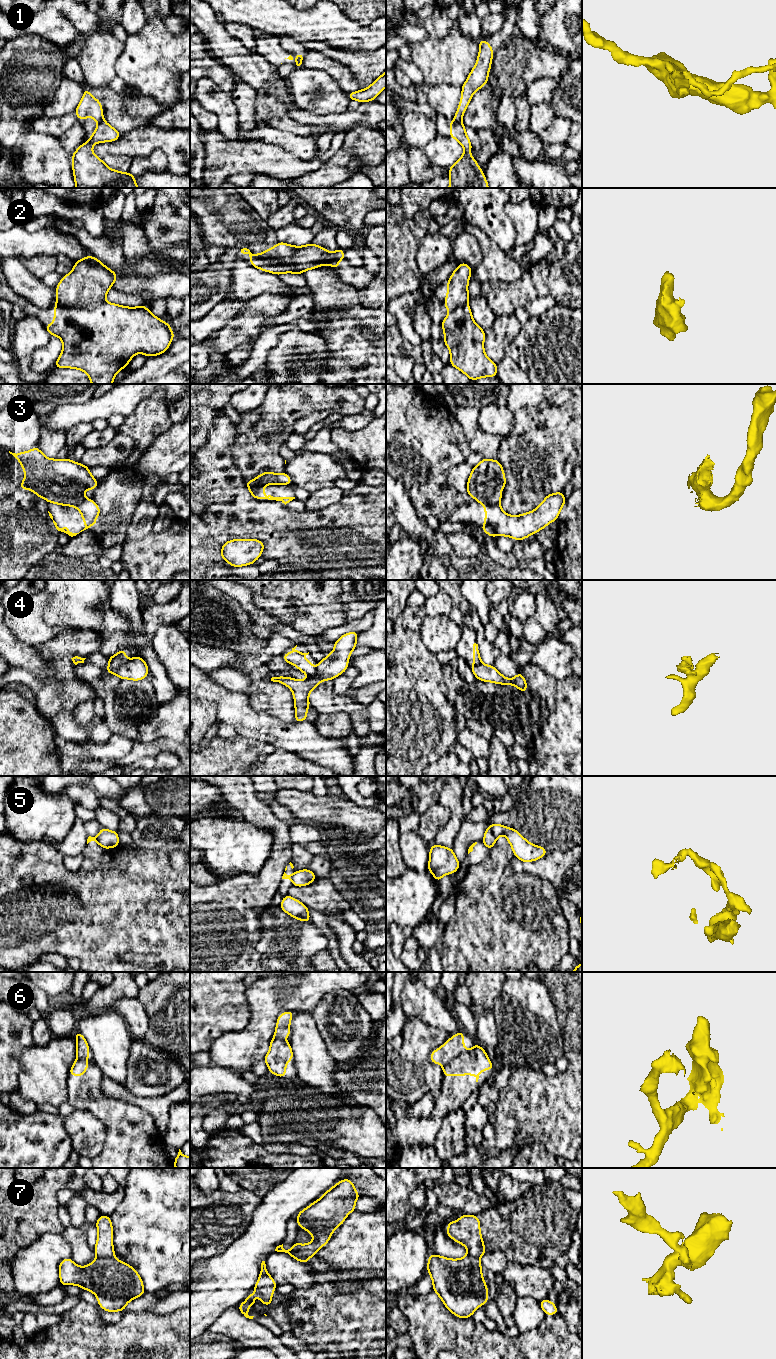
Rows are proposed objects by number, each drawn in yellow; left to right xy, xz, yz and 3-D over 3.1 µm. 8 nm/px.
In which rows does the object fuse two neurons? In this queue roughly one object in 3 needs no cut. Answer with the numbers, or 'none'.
1, 2, 3, 4, 5, 6, 7

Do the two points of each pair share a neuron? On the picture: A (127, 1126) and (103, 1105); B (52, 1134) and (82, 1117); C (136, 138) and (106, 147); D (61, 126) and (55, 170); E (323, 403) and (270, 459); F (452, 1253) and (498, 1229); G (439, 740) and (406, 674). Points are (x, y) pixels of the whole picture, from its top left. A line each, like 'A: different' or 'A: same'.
A: same
B: different
C: same
D: different
E: same
F: different
G: same

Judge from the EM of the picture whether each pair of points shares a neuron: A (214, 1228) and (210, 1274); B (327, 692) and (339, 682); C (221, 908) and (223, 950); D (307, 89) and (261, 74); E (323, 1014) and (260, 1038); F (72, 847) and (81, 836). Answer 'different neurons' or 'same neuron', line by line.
A: different neurons
B: different neurons
C: same neuron
D: different neurons
E: different neurons
F: same neuron

